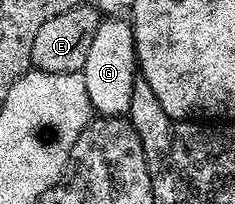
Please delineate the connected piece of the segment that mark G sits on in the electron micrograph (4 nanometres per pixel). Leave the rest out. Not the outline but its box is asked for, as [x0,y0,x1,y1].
[80,16,138,118]

